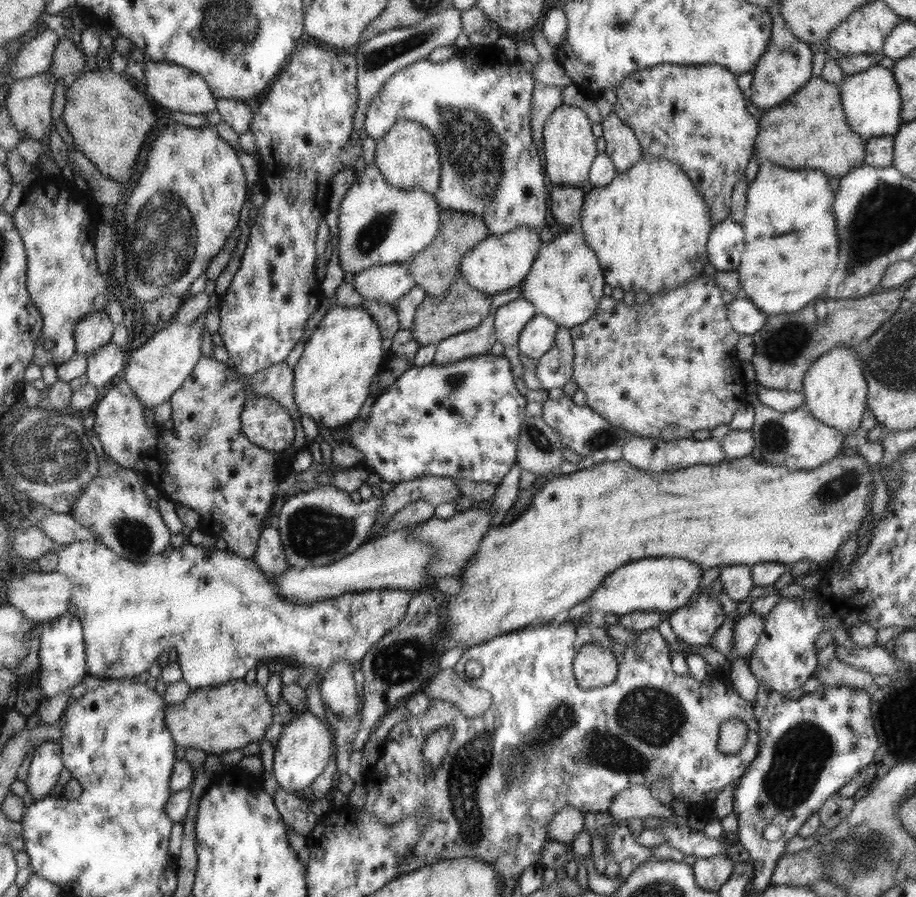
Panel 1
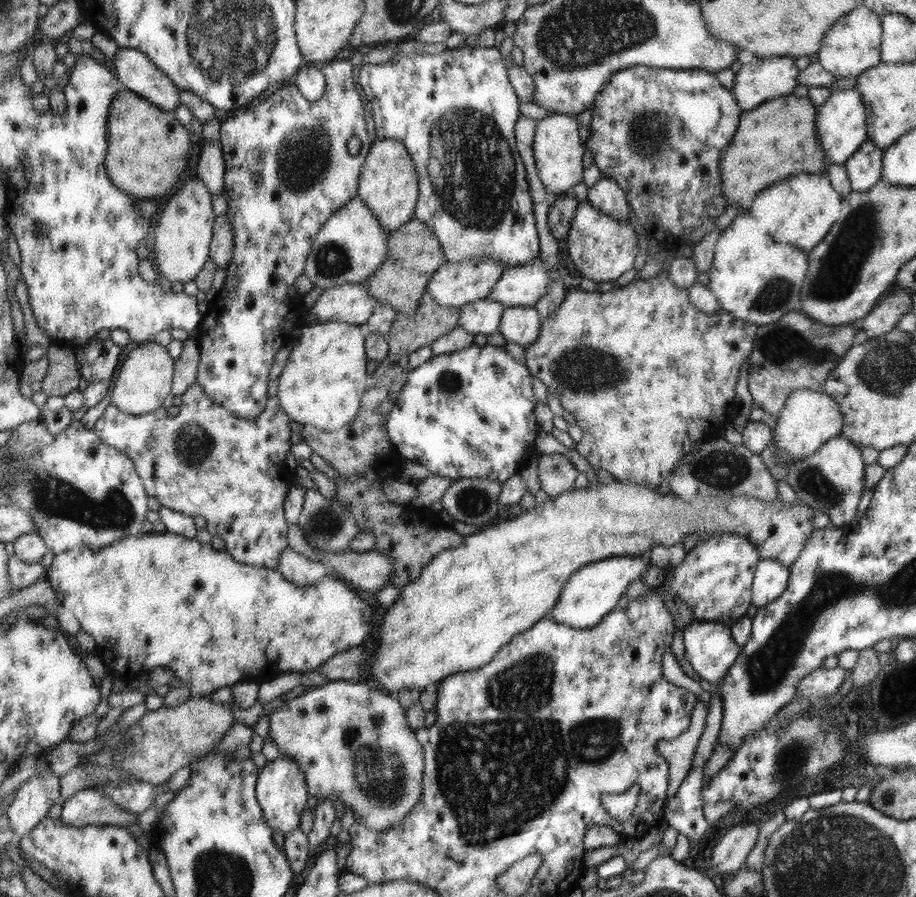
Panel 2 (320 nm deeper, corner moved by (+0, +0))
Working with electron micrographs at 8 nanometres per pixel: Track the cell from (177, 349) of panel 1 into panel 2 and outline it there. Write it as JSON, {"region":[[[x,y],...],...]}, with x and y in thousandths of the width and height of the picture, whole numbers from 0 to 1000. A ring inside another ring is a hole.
{"region":[[[168,381],[154,384],[141,392],[127,419],[127,428],[121,439],[122,450],[138,462],[164,462],[177,454],[179,446],[187,439],[190,419],[191,401],[183,395],[181,387]]]}

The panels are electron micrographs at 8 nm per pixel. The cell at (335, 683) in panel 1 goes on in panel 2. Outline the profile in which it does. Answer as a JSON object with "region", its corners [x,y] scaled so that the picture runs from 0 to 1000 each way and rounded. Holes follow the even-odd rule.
{"region":[[[359,759],[357,763],[334,768],[330,776],[313,781],[294,797],[293,818],[303,833],[306,844],[317,844],[334,864],[336,881],[346,894],[373,893],[383,901],[388,913],[395,912],[402,924],[419,926],[437,920],[457,896],[462,883],[462,862],[465,842],[453,815],[444,806],[443,792],[432,775],[424,774],[405,763],[384,759]]]}

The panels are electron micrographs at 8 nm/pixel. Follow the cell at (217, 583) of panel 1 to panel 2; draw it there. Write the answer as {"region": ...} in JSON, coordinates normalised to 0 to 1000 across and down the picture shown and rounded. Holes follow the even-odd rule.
{"region":[[[159,593],[151,599],[135,599],[123,604],[120,609],[104,614],[100,610],[90,609],[59,619],[58,628],[50,637],[50,645],[57,652],[66,671],[72,680],[76,681],[87,695],[88,701],[94,707],[99,707],[104,713],[103,729],[109,734],[118,747],[131,749],[131,741],[143,754],[157,753],[167,745],[183,745],[202,760],[209,777],[230,776],[234,771],[253,763],[271,758],[275,751],[275,745],[286,747],[286,740],[301,740],[301,747],[308,750],[337,750],[347,747],[356,740],[366,729],[398,718],[395,716],[410,698],[408,682],[402,673],[397,673],[372,645],[365,641],[355,642],[349,649],[334,653],[320,650],[306,637],[297,635],[288,631],[271,630],[258,627],[252,618],[247,614],[234,612],[230,605],[221,605],[212,600],[203,600],[201,596],[181,593]]]}

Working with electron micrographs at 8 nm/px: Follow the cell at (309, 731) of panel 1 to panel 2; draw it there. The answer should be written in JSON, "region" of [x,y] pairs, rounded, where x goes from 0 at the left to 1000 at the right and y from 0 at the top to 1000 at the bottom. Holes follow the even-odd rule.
{"region":[[[303,843],[300,848],[291,851],[284,857],[278,884],[284,901],[286,901],[287,911],[295,924],[303,925],[311,932],[322,929],[328,919],[328,907],[336,894],[337,883],[334,883],[334,873],[334,864],[326,857],[323,847],[317,846],[317,844]]]}

